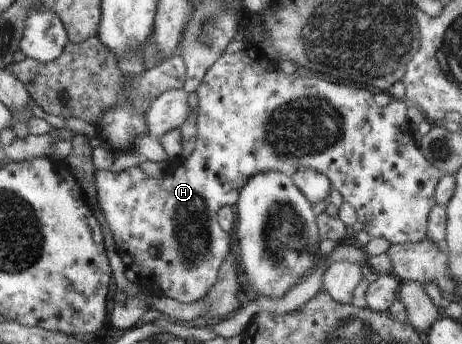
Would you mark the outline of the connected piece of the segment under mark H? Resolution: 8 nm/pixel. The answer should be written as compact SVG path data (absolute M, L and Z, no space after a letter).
M234 39L230 45L227 45L225 53L211 65L211 69L207 71L205 78L201 81L201 85L195 91L198 101L196 111L198 113L196 120L197 139L195 139L195 149L187 158L181 158L168 163L168 168L159 179L153 179L149 175L144 174L142 169L138 167L129 167L120 173L112 173L110 170L97 170L95 173L95 191L97 193L98 205L104 215L105 221L109 225L113 243L115 243L119 253L128 253L139 271L139 285L147 289L154 296L167 297L175 299L180 303L193 304L197 301L206 298L209 289L215 285L218 272L223 264L223 261L229 255L231 246L231 235L225 233L219 225L218 212L221 207L232 207L237 205L239 193L243 187L247 185L247 181L251 177L255 177L255 173L265 173L265 171L277 171L283 173L287 177L292 178L297 169L313 169L317 173L321 173L329 179L331 188L337 190L343 197L343 201L351 205L357 213L357 219L363 224L365 233L369 233L371 238L383 238L389 241L389 244L405 244L419 243L427 238L428 216L431 209L436 205L434 200L435 189L437 183L441 179L441 172L437 170L418 149L416 131L412 128L407 117L406 102L403 100L392 99L385 107L379 107L375 102L373 93L367 89L355 89L355 87L345 87L335 83L325 81L317 81L307 72L300 74L284 73L280 68L280 64L268 60L264 55L260 55L258 46L253 41L248 39L237 41Z

